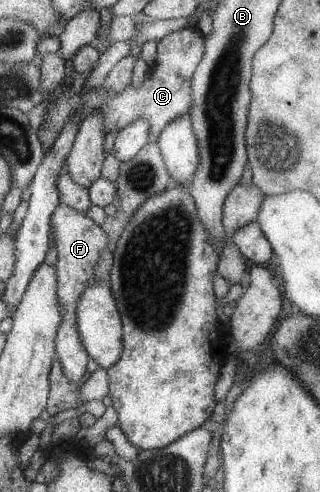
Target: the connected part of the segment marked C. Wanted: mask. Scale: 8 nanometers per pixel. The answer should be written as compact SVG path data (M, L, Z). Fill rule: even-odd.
M188 27L173 31L156 42L156 61L148 67L148 73L138 89L134 89L129 84L127 88L114 94L113 92L107 92L103 86L90 90L82 85L78 95L68 97L69 94L65 92L54 101L48 101L50 105L48 105L48 109L42 117L43 121L36 132L42 149L48 151L64 122L74 118L79 121L80 125L81 121L94 110L101 113L105 135L112 130L117 132L135 119L144 118L149 123L147 143L156 142L158 134L168 121L189 111L191 106L191 77L203 51L204 40L196 28ZM76 111L77 115L74 116L73 113Z

